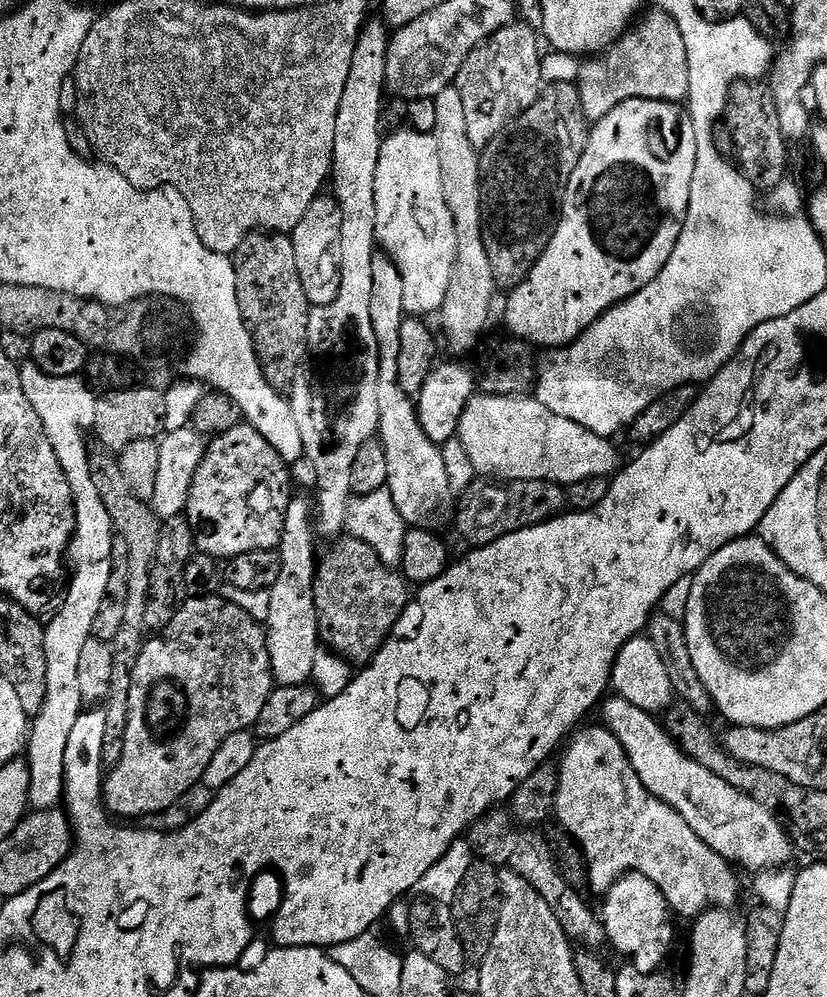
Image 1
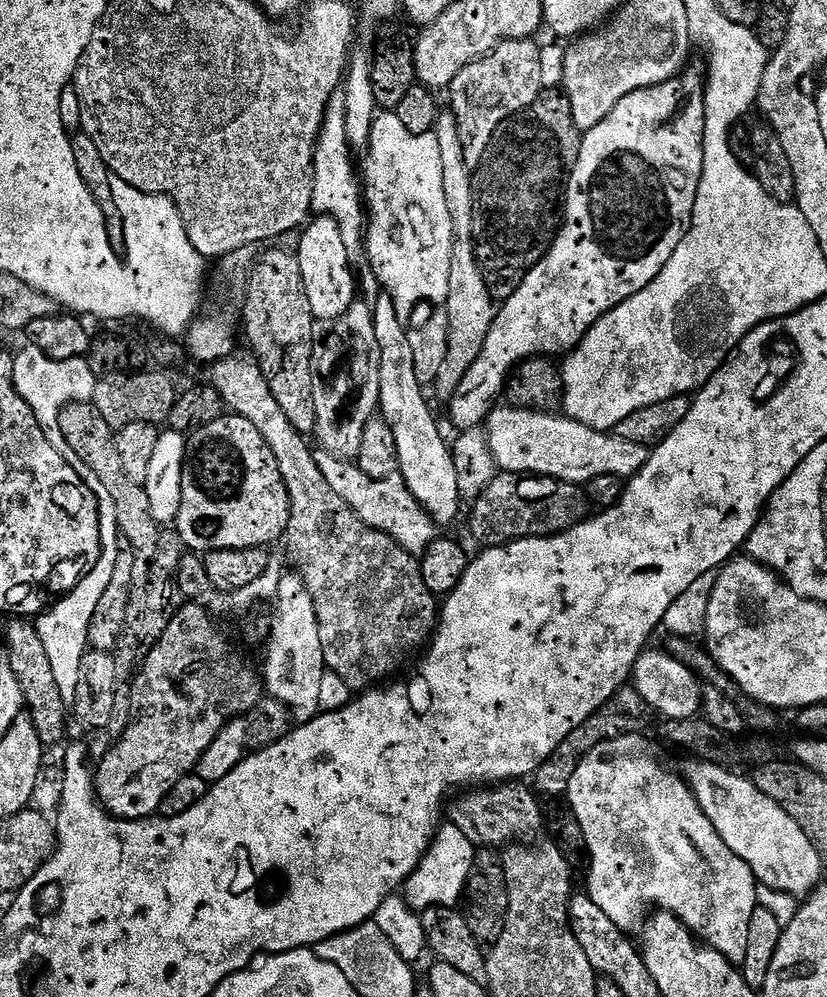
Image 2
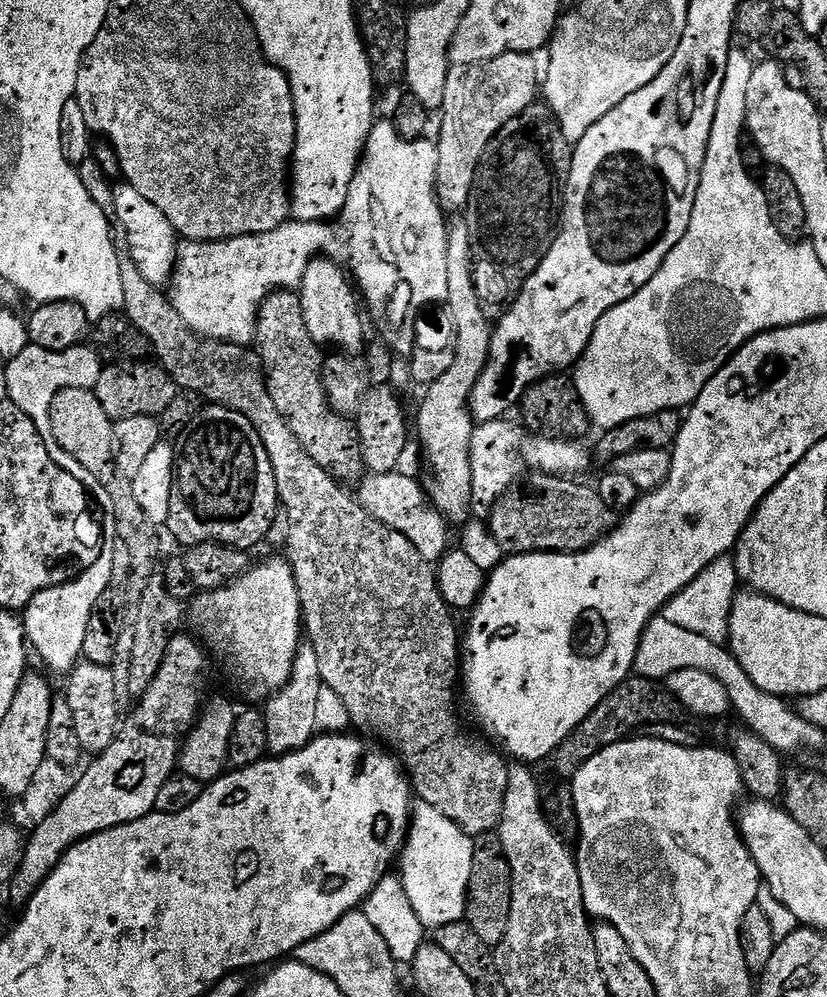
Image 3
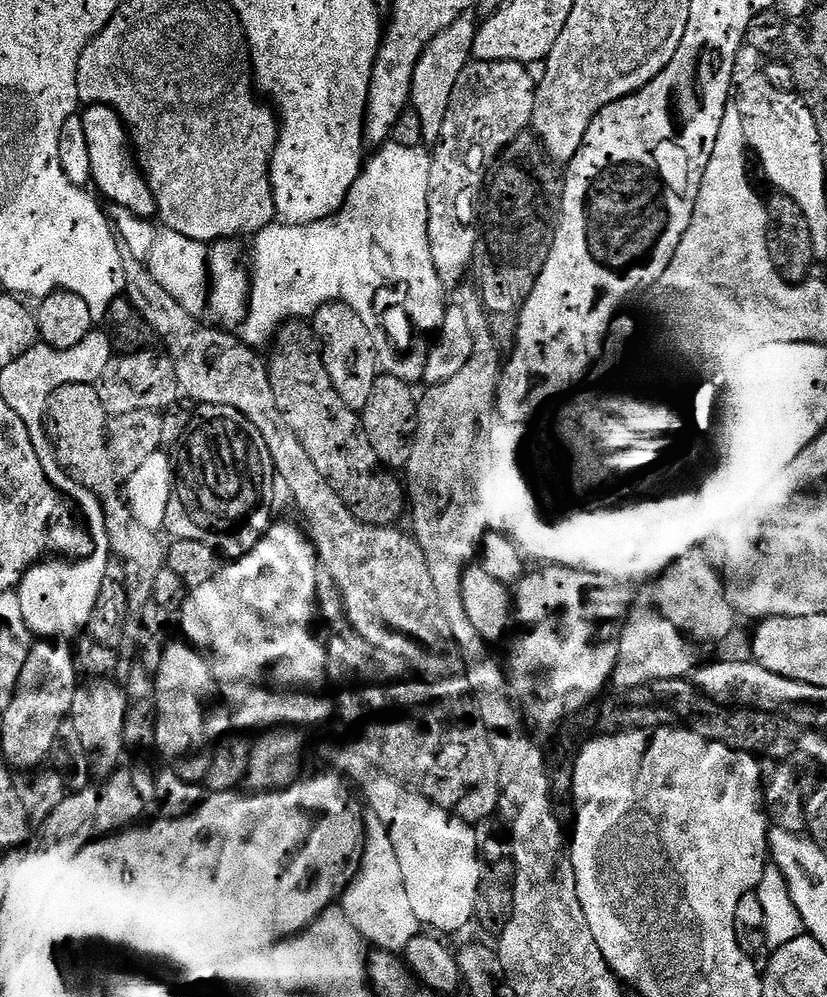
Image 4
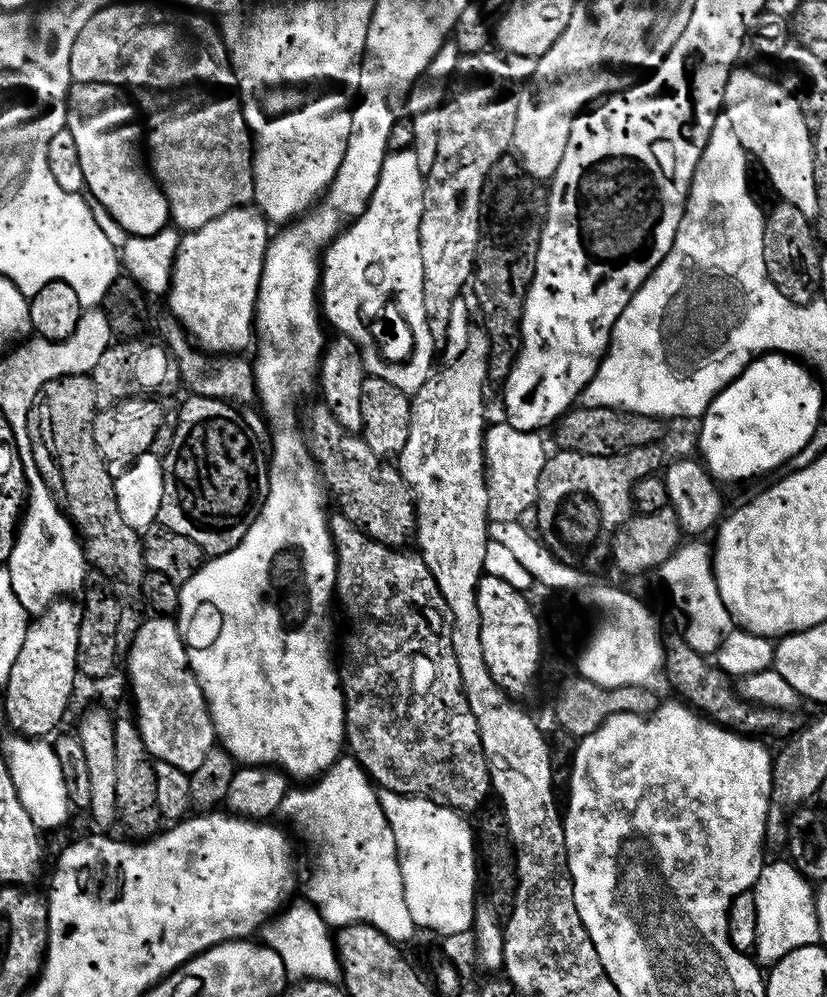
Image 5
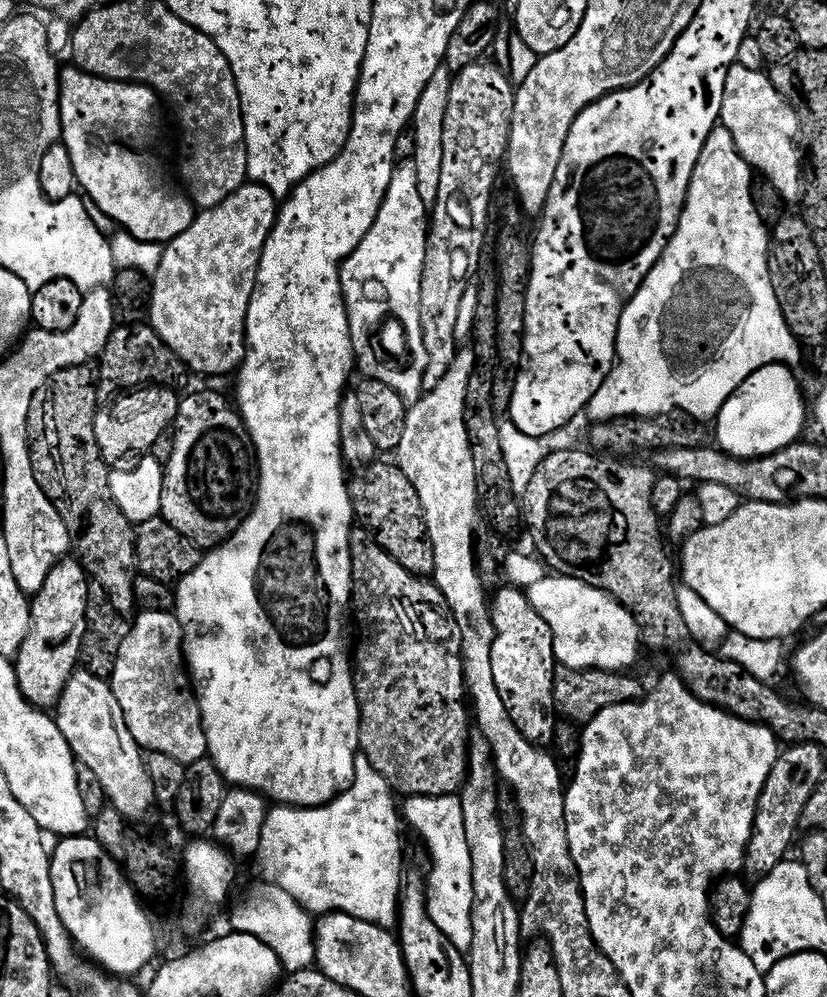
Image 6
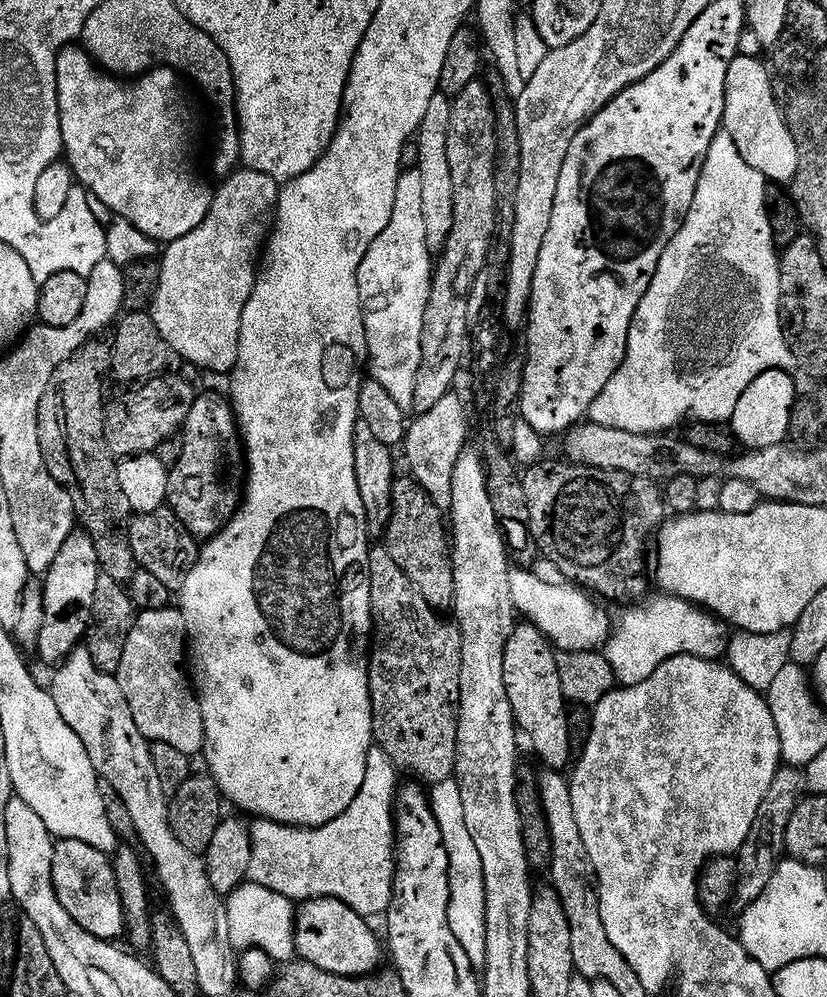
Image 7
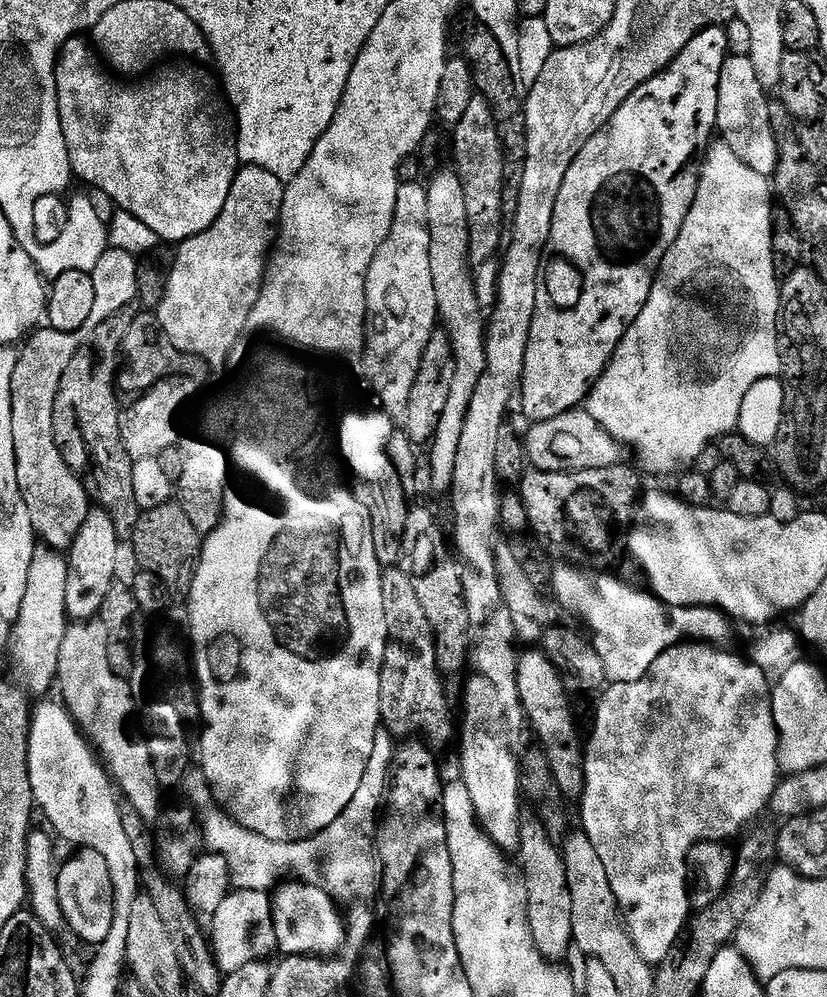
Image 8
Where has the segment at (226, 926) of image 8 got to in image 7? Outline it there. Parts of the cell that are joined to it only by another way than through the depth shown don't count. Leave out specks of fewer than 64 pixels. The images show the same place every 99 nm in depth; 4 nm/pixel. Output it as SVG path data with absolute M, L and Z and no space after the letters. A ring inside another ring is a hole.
M245 882L226 897L226 903L233 949L257 948L259 952L265 952L274 962L288 962L296 956L293 901L282 894L274 894L274 890L266 890L266 886Z

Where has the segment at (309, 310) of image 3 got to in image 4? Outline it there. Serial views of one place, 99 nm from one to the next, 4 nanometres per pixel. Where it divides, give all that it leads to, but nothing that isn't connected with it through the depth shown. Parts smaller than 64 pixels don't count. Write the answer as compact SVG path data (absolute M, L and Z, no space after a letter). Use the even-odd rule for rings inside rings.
M339 302L321 305L310 317L310 327L320 344L320 357L326 366L326 374L330 374L330 382L334 382L334 390L338 390L338 398L342 398L346 406L362 410L378 375L370 330L366 330L366 324L354 310L350 310L350 306Z

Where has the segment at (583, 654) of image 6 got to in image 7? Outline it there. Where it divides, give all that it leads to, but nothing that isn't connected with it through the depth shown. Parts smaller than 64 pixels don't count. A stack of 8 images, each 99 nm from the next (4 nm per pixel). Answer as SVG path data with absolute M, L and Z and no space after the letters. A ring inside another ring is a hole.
M513 567L510 571L510 598L514 598L517 613L527 623L533 624L551 642L553 649L595 652L605 643L609 621L604 621L603 614L596 609L597 601L583 587L568 582L550 586L550 582L537 580L527 567Z

